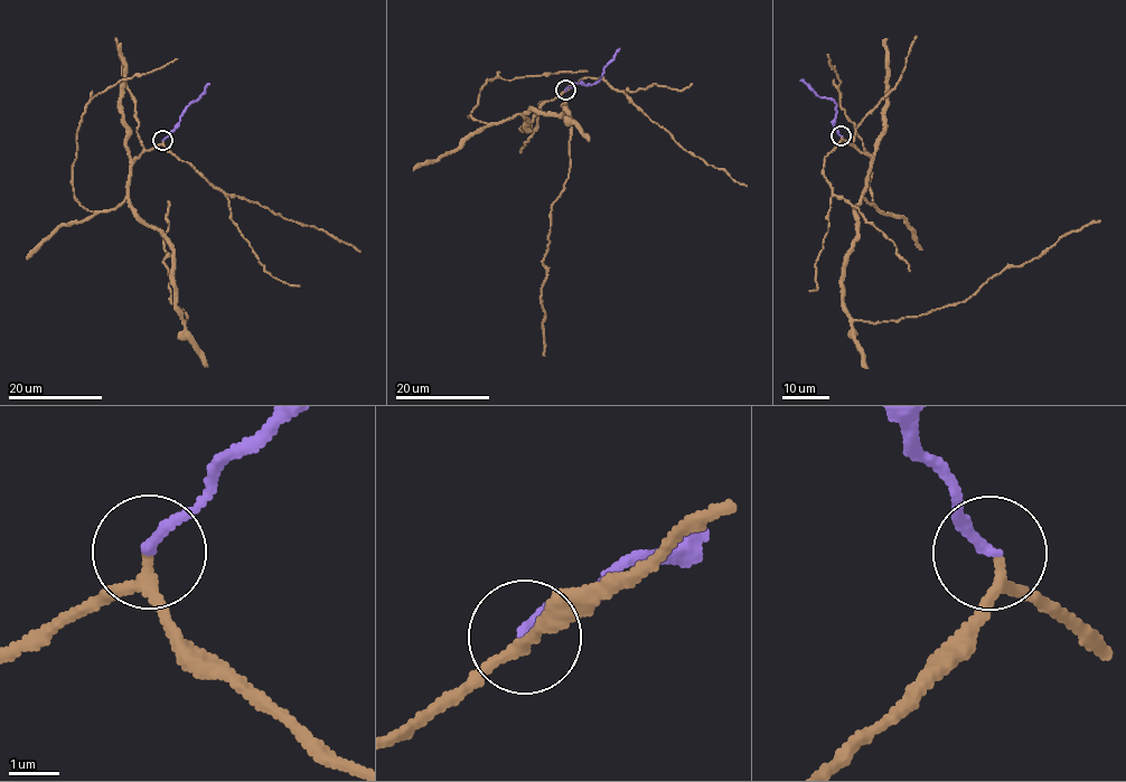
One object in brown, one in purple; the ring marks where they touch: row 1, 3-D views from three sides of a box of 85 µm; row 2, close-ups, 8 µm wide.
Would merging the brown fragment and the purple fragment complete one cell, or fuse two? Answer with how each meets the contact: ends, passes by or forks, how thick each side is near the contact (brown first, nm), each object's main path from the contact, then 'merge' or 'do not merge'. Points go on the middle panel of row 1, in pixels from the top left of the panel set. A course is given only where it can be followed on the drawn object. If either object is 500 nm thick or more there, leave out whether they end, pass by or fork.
brown passes by | purple ends | 200/240 nm | brown via (564, 91), (526, 119), (564, 105), (571, 121), (569, 178), (542, 263), (543, 356) | purple via (565, 91), (575, 84), (594, 84), (619, 48) | merge

